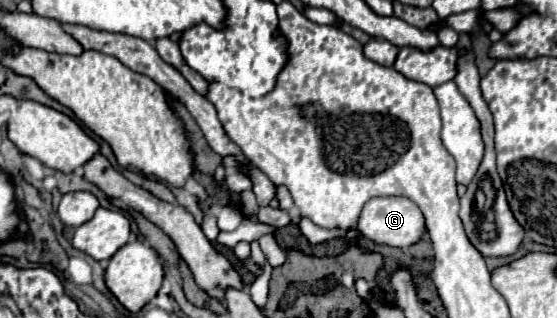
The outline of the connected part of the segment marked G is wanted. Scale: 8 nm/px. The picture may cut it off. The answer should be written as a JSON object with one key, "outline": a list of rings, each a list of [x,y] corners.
{"outline":[[[373,197],[363,205],[363,211],[357,221],[357,231],[379,243],[379,245],[391,245],[391,247],[409,247],[417,243],[425,231],[425,219],[419,207],[405,197]]]}

